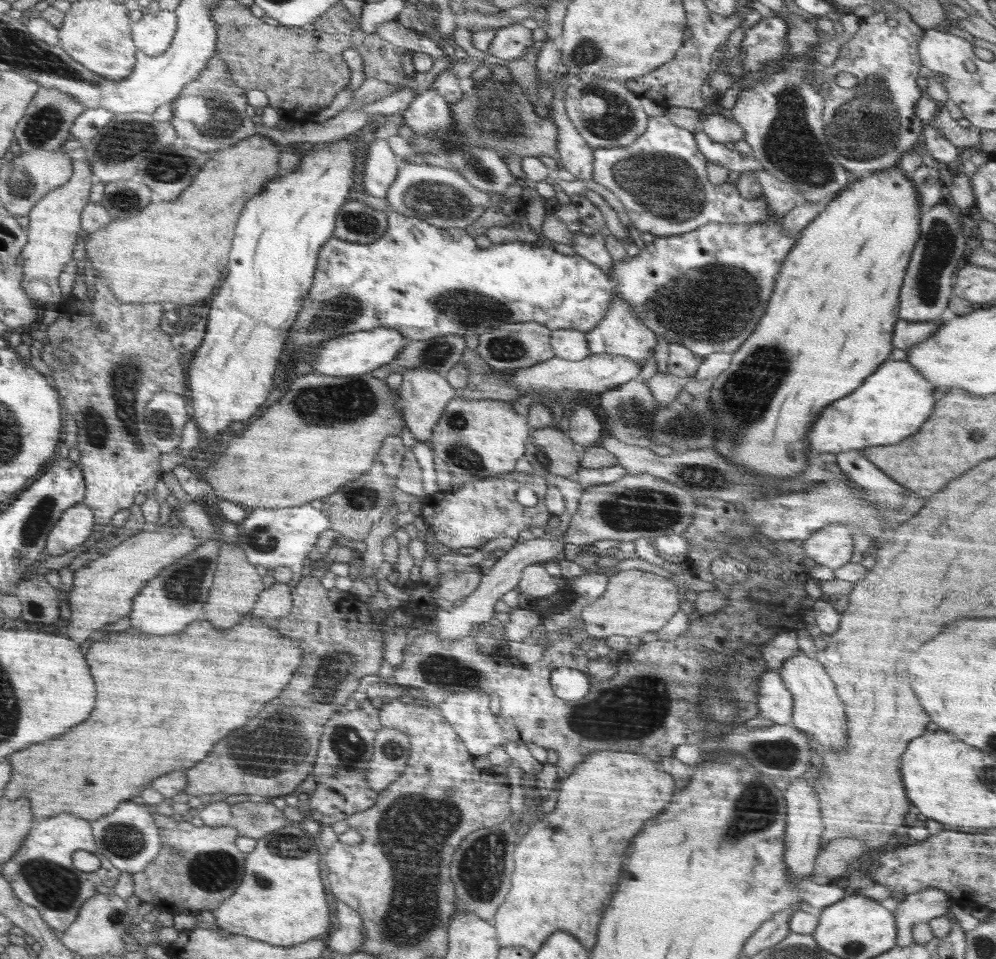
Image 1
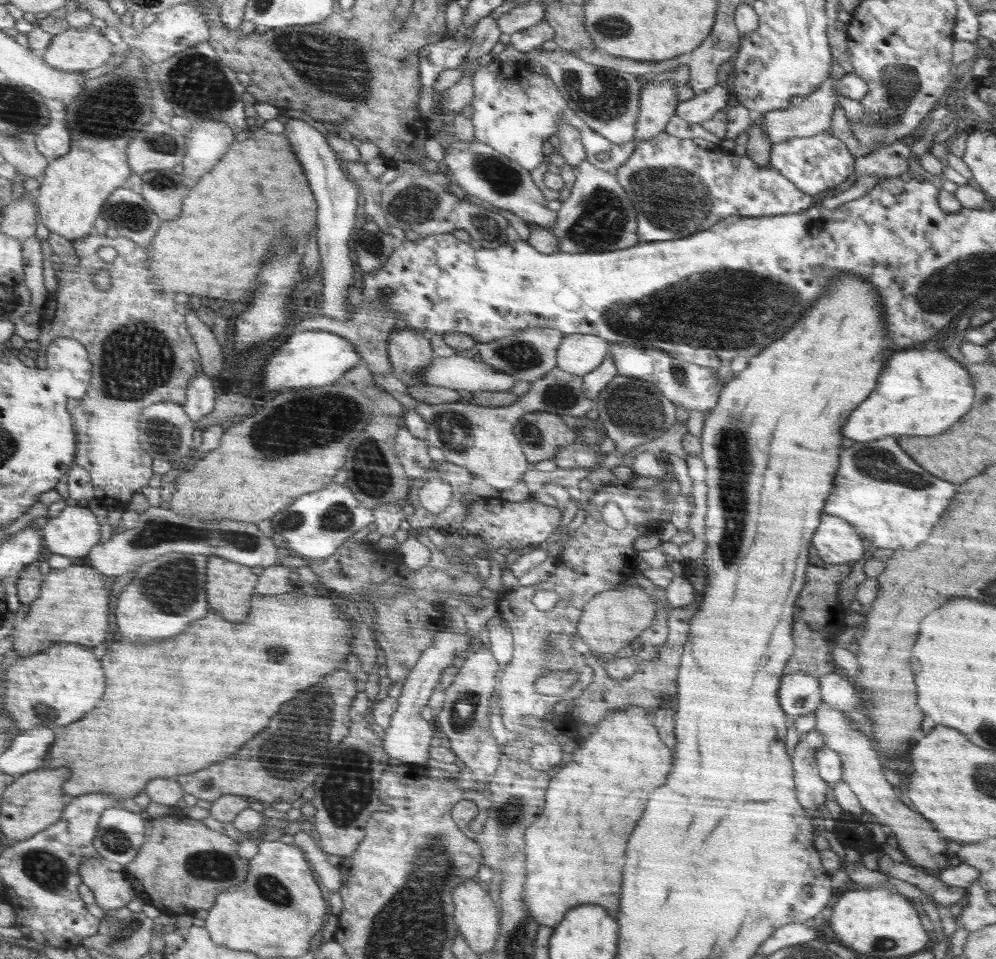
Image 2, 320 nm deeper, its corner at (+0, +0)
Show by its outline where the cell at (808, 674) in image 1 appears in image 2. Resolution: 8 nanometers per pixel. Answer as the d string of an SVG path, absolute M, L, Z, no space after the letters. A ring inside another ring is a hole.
M822 701L815 712L817 723L814 729L823 734L825 747L838 753L842 763L842 780L849 784L860 801L860 806L867 812L874 814L878 818L885 830L892 832L906 858L918 868L926 867L934 872L941 872L948 868L949 854L947 853L949 844L945 841L928 820L924 820L918 812L910 810L906 804L902 804L894 790L892 784L884 778L884 772L880 768L878 753L873 749L870 739L858 729L853 728L854 724L850 719L845 718L843 712L832 708L828 703Z

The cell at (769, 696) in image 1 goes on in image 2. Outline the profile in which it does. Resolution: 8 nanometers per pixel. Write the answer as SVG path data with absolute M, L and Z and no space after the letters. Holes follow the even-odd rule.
M794 671L782 676L778 687L779 705L790 723L794 719L815 712L823 701L817 674Z

